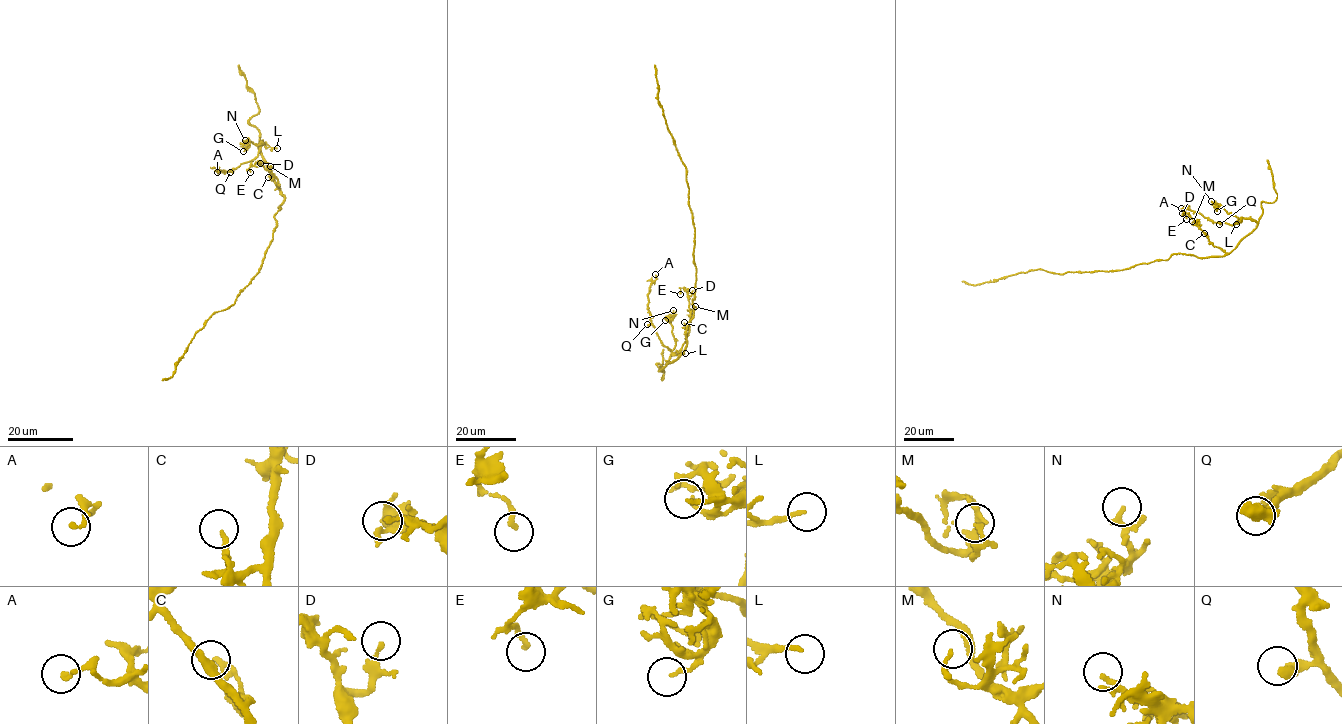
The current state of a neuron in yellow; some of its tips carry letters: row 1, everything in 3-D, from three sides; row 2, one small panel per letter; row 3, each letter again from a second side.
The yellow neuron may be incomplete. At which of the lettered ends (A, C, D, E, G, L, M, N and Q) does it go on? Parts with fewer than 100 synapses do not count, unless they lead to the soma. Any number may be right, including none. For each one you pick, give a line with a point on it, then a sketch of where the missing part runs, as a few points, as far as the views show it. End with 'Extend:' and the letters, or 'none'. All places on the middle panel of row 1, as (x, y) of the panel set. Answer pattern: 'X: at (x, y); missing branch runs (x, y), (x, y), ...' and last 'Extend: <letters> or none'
Extend: none

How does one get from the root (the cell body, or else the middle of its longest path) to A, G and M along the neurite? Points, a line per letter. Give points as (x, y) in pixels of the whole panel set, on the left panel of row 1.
A: (273, 235), (277, 224), (274, 216), (285, 198), (260, 151), (262, 141), (252, 160), (230, 172), (217, 172)
G: (273, 235), (274, 216), (285, 198), (260, 151), (262, 141), (257, 145), (247, 141), (243, 151)
M: (273, 235), (277, 224), (274, 216), (285, 198), (276, 177), (269, 171), (270, 166)

